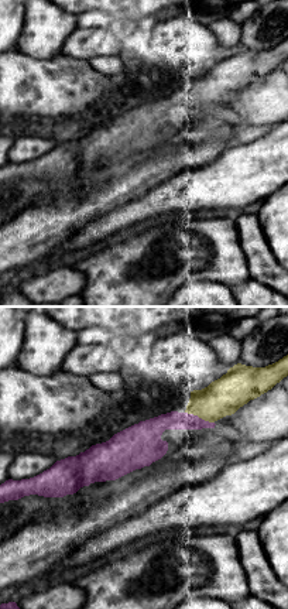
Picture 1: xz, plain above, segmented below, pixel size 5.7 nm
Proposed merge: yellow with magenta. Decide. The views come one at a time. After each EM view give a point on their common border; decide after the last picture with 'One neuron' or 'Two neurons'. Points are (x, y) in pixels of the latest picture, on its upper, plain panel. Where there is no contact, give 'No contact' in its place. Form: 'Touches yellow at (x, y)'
Touches yellow at (199, 101)

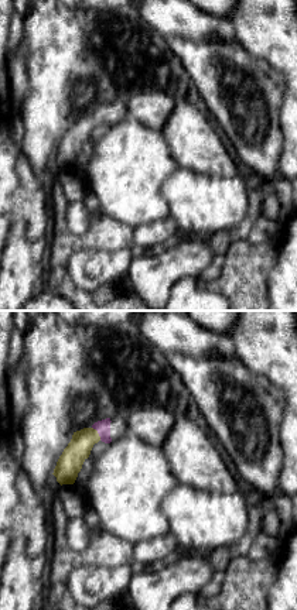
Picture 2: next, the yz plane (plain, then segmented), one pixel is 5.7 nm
Touches yellow at (98, 117)

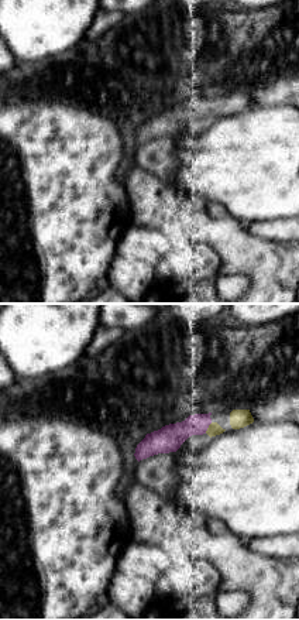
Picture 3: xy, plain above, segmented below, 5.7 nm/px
Touches yellow at (208, 112)

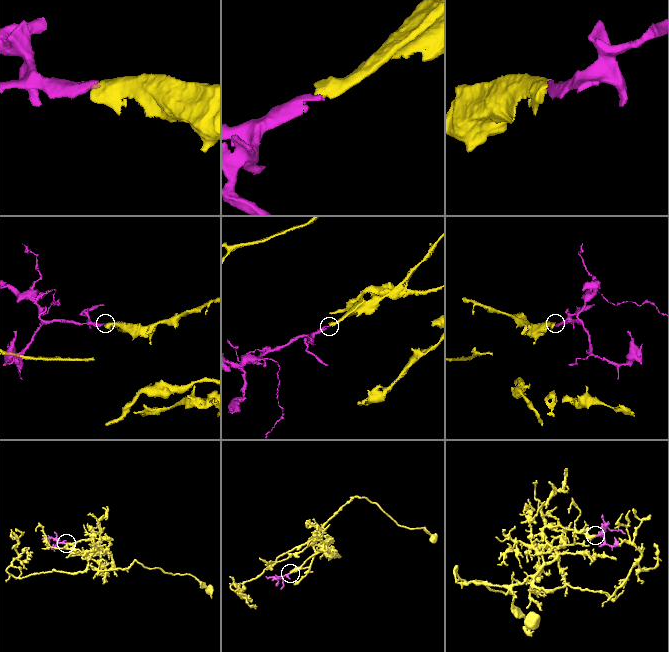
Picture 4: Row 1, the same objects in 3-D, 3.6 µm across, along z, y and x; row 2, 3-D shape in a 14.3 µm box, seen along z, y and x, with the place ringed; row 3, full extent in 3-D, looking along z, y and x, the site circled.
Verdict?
One neuron

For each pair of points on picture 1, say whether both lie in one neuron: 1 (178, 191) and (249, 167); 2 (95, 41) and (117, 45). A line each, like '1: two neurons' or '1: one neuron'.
1: one neuron
2: one neuron

